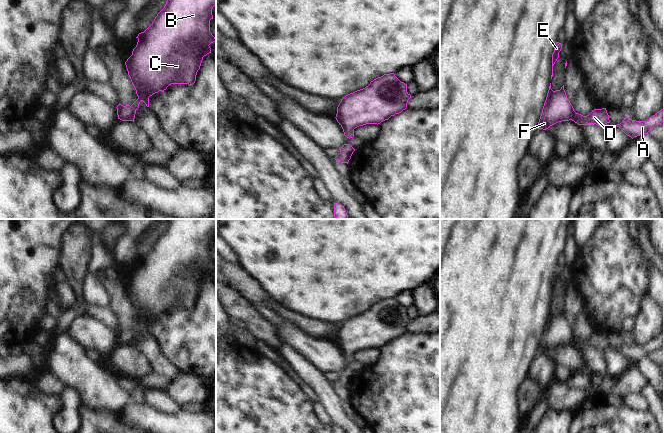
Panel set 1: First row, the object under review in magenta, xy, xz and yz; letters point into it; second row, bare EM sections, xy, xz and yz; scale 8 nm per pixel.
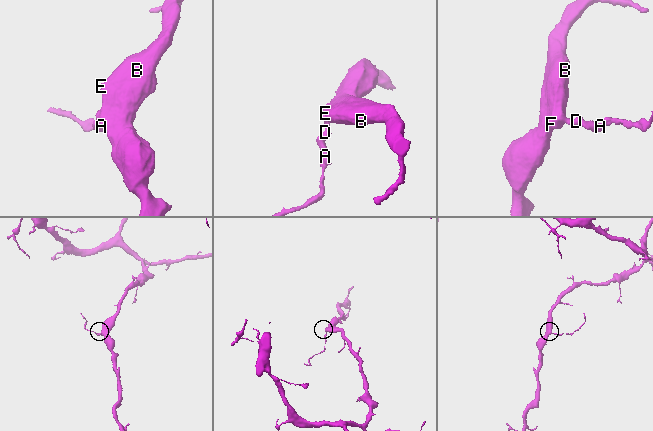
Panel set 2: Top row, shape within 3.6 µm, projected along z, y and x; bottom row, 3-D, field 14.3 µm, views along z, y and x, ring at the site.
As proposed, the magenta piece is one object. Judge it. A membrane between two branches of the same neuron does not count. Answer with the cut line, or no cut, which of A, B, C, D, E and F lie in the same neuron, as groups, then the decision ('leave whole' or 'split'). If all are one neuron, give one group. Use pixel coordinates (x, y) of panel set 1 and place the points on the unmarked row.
cut none; groups A B C D E F; leave whole

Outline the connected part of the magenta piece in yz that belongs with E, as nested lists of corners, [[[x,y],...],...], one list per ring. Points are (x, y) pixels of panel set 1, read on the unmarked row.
[[[556,266],[555,271],[554,271],[554,276],[552,278],[552,299],[551,299],[551,303],[553,301],[553,290],[555,288],[555,286],[557,285],[557,283],[559,282],[559,276],[562,273],[562,268],[559,266]]]

